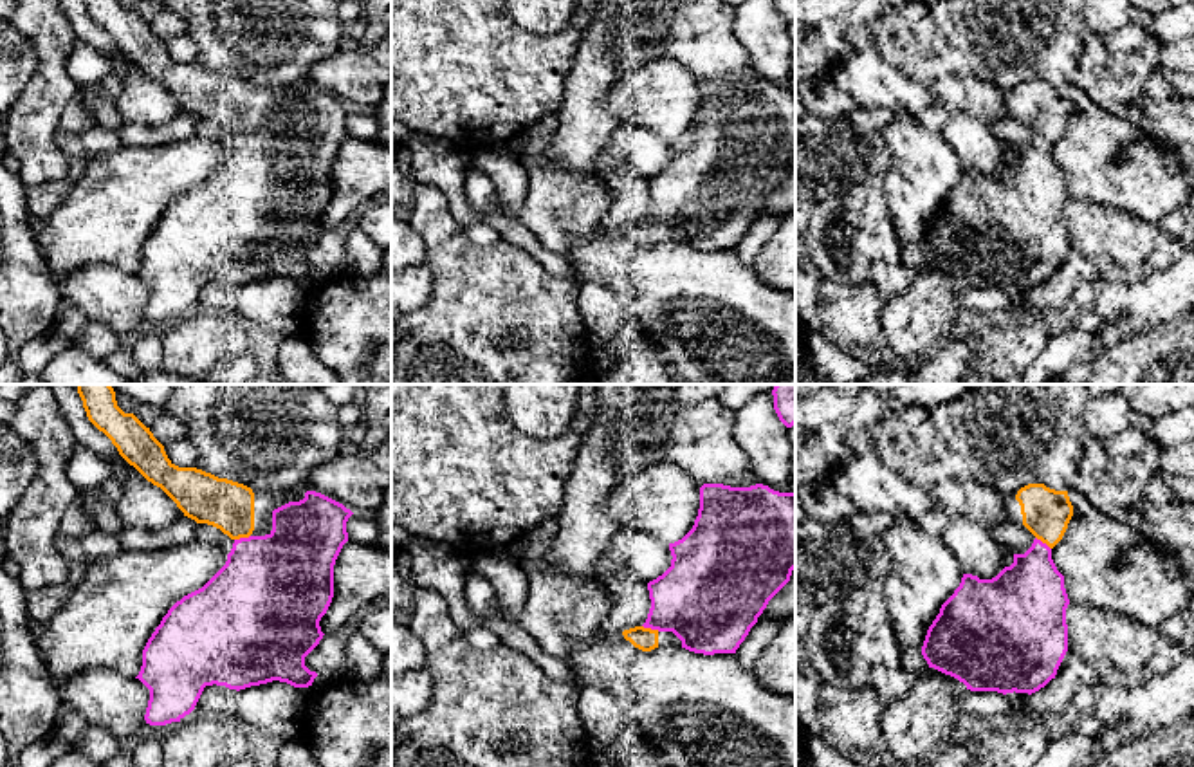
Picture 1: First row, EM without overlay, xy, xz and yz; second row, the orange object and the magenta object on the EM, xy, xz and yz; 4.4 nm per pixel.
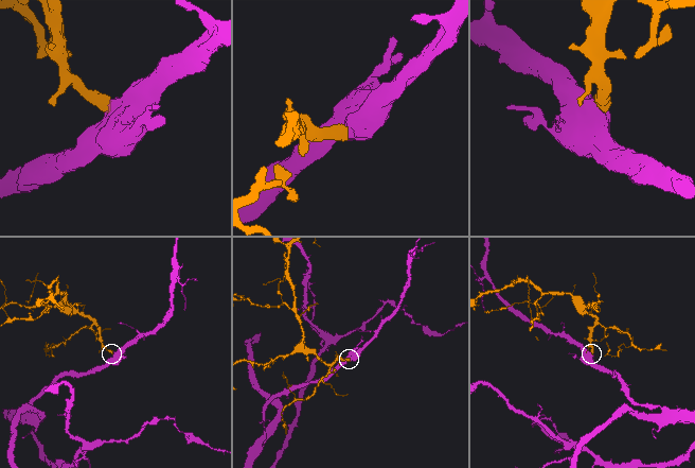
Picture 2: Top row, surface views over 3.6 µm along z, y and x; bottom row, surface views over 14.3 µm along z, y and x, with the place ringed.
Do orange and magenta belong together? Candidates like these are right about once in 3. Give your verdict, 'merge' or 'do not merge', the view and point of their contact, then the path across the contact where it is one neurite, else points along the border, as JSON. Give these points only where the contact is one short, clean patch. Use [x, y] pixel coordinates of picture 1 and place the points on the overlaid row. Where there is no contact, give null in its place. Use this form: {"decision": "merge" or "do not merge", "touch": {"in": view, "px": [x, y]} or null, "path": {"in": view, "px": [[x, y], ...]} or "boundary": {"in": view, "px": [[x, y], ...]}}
{"decision": "merge", "touch": {"in": "xz", "px": [650, 628]}}

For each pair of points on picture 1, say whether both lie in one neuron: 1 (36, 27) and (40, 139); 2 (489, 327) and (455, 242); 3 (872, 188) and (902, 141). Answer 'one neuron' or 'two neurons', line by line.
1: one neuron
2: one neuron
3: two neurons

